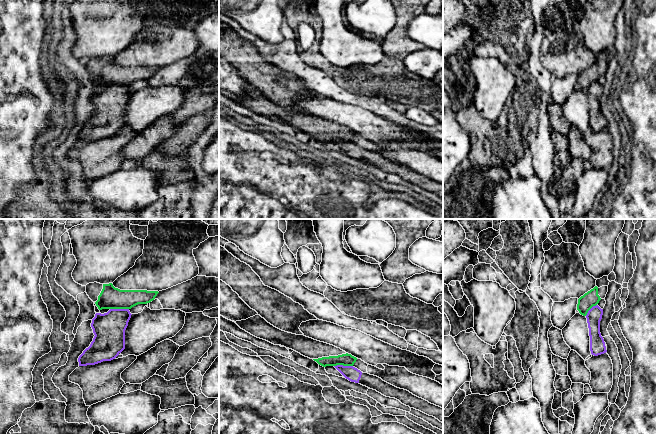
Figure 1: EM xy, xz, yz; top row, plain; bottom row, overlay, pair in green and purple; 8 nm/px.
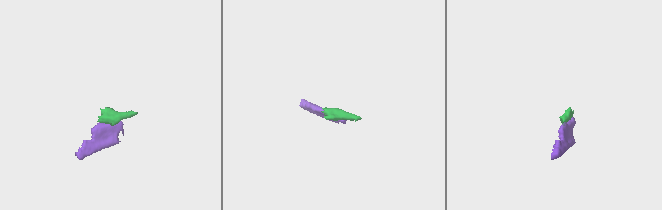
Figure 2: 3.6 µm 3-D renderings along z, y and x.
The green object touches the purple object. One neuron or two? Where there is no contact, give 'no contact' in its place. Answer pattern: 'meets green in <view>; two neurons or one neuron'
meets green in xy; two neurons

